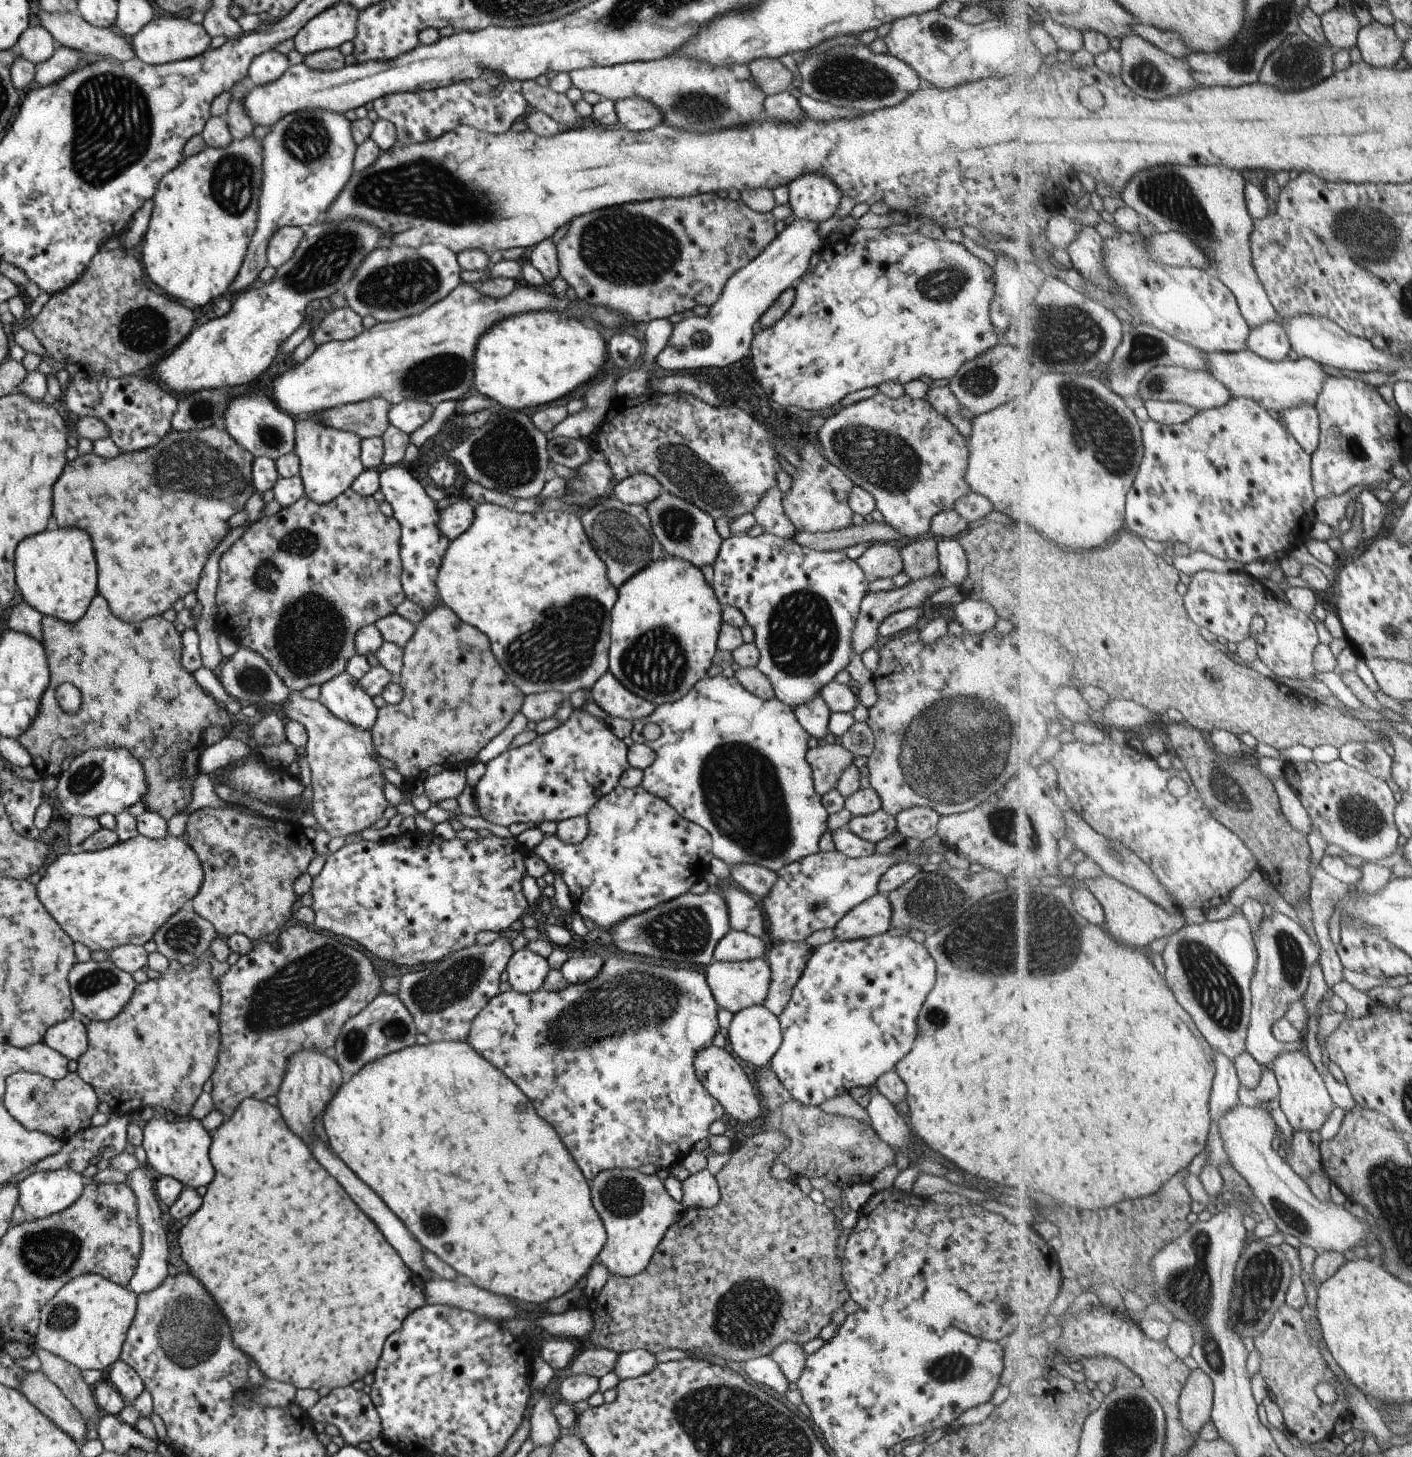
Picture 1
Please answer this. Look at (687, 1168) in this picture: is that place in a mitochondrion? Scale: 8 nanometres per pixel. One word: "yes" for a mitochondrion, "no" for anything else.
no

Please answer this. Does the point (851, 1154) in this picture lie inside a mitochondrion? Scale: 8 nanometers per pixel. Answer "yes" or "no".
yes

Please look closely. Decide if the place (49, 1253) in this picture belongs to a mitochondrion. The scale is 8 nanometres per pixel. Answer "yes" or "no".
yes

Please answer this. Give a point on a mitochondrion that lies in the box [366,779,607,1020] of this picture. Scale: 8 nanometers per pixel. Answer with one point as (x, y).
(457, 981)

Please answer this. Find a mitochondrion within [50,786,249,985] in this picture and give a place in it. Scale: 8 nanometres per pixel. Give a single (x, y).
(183, 937)

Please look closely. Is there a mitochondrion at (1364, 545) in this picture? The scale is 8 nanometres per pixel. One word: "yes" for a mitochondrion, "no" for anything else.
no

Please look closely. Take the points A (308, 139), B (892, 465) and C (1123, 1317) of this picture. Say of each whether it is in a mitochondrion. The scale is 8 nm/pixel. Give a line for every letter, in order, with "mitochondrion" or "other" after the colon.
A: mitochondrion
B: mitochondrion
C: other

